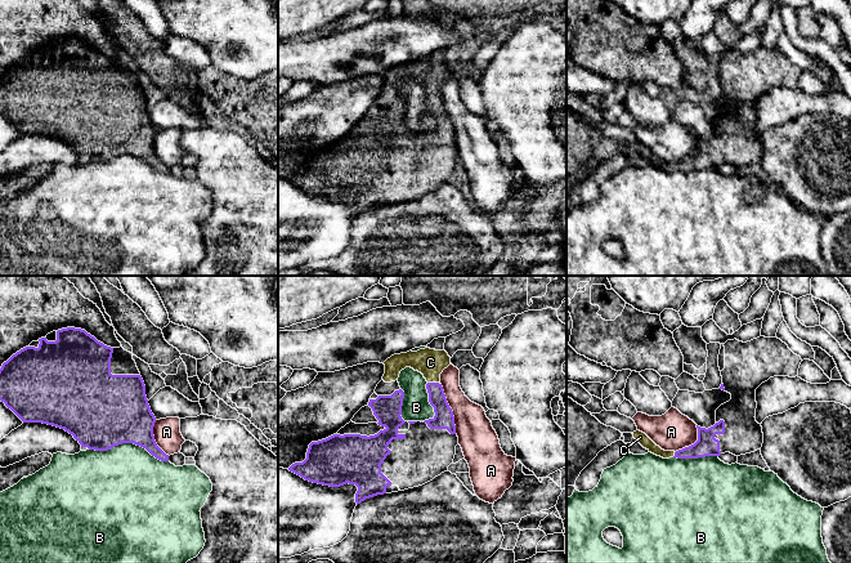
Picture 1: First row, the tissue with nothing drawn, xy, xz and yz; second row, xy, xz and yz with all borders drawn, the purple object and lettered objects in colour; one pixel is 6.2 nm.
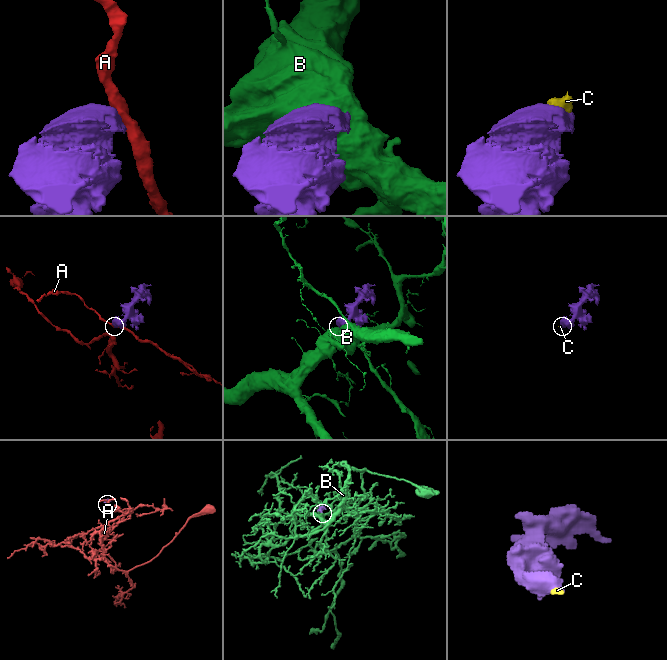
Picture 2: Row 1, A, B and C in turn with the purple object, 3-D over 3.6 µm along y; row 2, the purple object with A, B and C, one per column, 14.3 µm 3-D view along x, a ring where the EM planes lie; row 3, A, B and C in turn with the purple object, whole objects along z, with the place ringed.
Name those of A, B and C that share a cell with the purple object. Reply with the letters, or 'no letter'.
C

